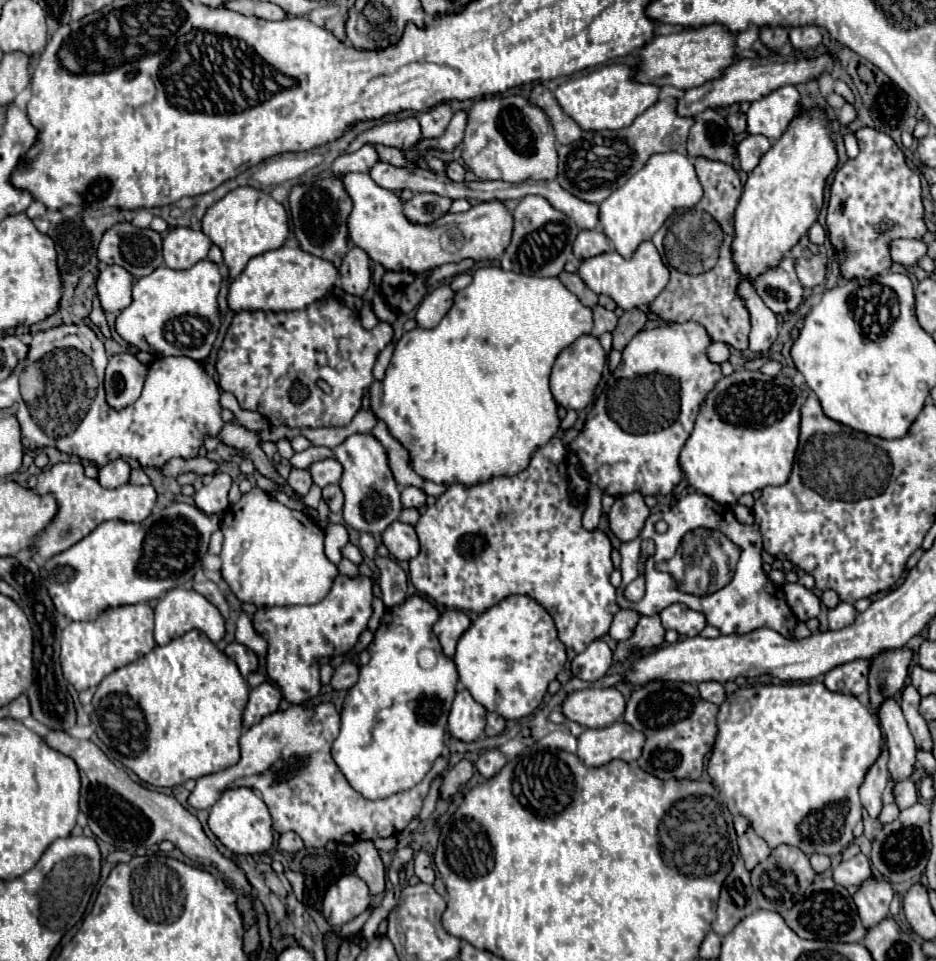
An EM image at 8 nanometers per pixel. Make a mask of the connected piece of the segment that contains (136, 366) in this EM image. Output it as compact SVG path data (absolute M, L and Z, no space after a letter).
M132 353L114 355L106 367L106 401L114 409L124 409L134 403L140 393L148 367L142 365Z

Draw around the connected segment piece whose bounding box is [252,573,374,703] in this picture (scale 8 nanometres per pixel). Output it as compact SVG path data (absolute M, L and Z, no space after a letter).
M338 575L330 593L314 605L258 607L252 617L254 631L268 641L268 677L276 681L290 703L304 703L320 691L320 659L350 651L372 615L372 579L366 575Z

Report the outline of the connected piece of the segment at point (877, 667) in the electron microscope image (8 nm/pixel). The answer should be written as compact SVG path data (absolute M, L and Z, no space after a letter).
M908 649L884 651L872 659L872 669L868 675L872 713L876 713L880 701L884 701L886 697L900 697L900 689L904 689L906 685L910 663L912 651Z

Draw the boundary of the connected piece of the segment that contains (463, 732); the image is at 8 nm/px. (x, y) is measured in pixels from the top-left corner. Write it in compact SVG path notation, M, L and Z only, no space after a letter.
M466 689L458 691L448 717L448 731L460 741L474 741L486 725L486 709Z

